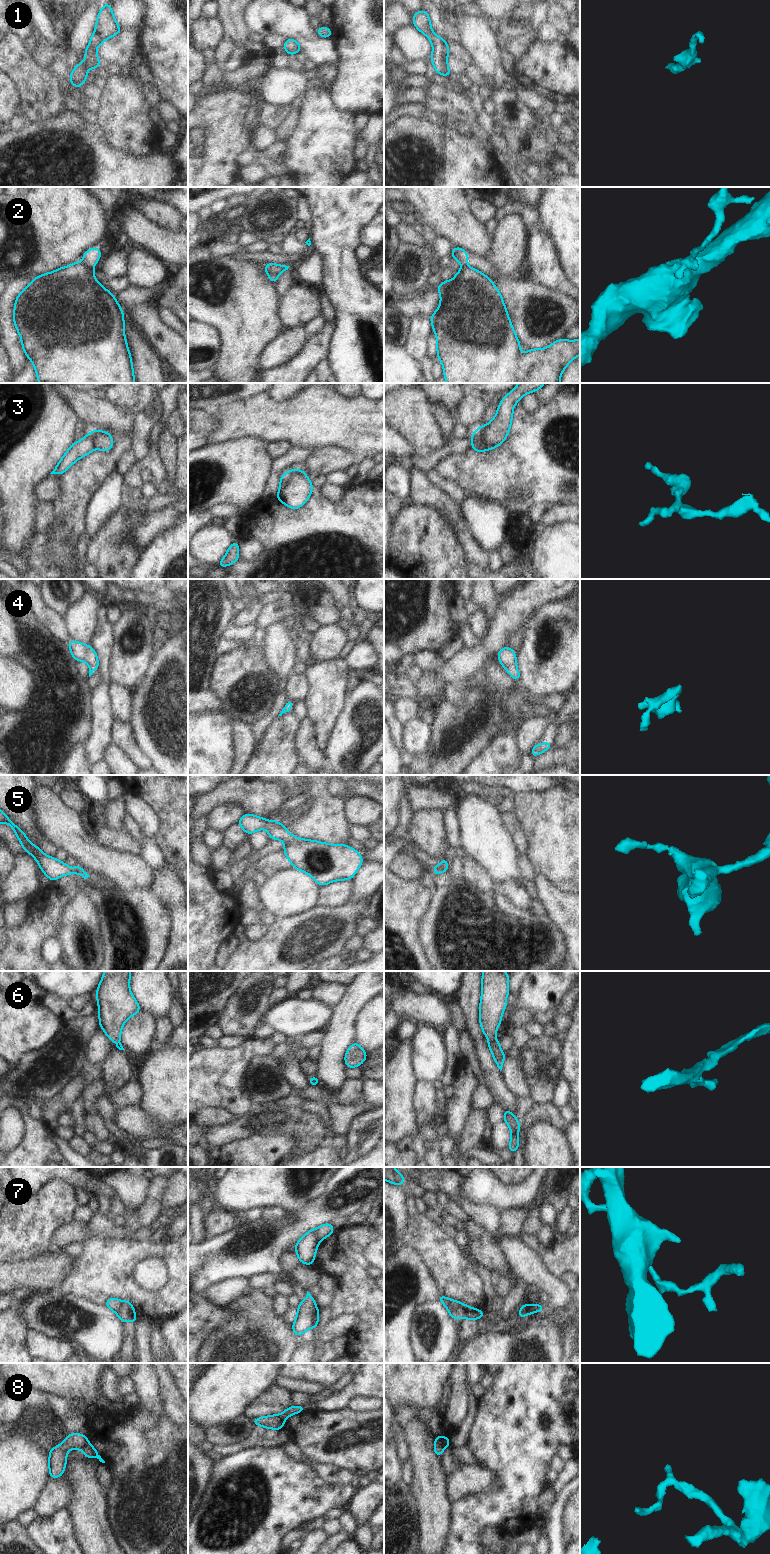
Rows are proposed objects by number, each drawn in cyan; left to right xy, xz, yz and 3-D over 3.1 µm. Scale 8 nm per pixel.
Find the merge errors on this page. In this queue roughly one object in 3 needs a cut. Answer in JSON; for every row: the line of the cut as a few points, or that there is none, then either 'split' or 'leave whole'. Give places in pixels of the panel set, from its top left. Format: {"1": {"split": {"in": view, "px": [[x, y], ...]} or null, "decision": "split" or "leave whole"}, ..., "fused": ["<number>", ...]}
{"1": {"split": null, "decision": "leave whole"}, "2": {"split": {"in": "xy", "px": [[85, 262], [91, 266]]}, "decision": "split"}, "3": {"split": {"in": "xz", "px": [[288, 472], [286, 484], [280, 489]]}, "decision": "split"}, "4": {"split": null, "decision": "leave whole"}, "5": {"split": null, "decision": "leave whole"}, "6": {"split": null, "decision": "leave whole"}, "7": {"split": {"in": "xy", "px": [[121, 1301], [120, 1307], [116, 1312]]}, "decision": "split"}, "8": {"split": {"in": "yz", "px": [[435, 1440], [444, 1447]]}, "decision": "split"}, "fused": ["2", "3", "7", "8"]}

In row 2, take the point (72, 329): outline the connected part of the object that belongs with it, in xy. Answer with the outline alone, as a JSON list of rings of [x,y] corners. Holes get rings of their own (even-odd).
[[[77,261],[67,267],[56,269],[54,272],[38,275],[16,297],[13,320],[16,330],[21,337],[22,349],[35,367],[39,383],[135,383],[132,359],[124,335],[124,314],[122,313],[122,308],[112,293],[95,279],[94,269],[91,265]]]

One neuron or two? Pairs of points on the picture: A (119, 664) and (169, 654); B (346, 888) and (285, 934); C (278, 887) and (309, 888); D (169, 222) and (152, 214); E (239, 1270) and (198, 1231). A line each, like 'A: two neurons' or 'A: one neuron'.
A: two neurons
B: two neurons
C: one neuron
D: one neuron
E: two neurons

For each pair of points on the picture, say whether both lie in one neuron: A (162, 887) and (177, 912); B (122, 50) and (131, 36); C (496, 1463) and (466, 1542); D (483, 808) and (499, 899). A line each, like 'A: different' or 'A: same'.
A: same
B: same
C: same
D: different

